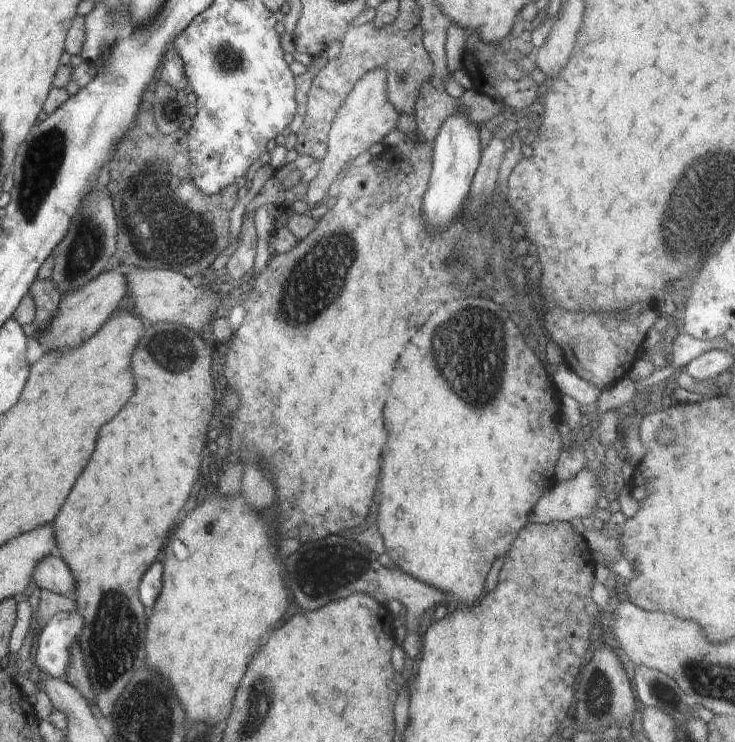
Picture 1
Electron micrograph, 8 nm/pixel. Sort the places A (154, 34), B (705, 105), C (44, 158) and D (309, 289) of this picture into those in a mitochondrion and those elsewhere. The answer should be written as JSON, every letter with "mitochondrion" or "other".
{"A":"other","B":"other","C":"mitochondrion","D":"mitochondrion"}

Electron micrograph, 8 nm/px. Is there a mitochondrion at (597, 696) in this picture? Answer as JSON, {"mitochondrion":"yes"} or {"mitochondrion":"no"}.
{"mitochondrion":"yes"}

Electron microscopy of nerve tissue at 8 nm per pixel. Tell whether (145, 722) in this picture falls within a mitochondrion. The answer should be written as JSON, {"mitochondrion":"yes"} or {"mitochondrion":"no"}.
{"mitochondrion":"yes"}

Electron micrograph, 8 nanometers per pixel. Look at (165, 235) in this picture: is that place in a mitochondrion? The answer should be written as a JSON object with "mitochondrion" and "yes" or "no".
{"mitochondrion":"yes"}

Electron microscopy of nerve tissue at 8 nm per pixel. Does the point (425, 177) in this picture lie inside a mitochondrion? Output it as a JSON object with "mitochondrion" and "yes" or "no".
{"mitochondrion":"no"}

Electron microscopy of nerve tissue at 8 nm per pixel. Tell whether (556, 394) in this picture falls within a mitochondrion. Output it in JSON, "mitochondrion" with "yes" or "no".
{"mitochondrion":"no"}

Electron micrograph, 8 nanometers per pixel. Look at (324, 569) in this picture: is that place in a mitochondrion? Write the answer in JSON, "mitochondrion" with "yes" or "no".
{"mitochondrion":"yes"}

